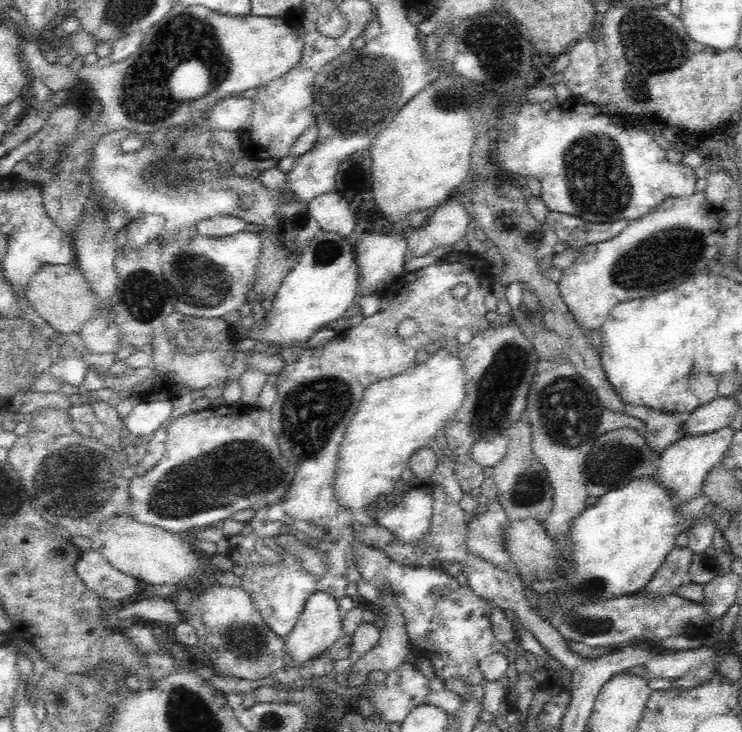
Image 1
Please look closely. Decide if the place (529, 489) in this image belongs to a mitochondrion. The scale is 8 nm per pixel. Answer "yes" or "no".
yes

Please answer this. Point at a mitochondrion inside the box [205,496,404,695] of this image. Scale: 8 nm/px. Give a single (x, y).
(250, 644)

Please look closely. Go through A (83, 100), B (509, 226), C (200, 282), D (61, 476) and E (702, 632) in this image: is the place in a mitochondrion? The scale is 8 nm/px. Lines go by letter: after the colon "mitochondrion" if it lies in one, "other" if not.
A: other
B: other
C: mitochondrion
D: mitochondrion
E: other

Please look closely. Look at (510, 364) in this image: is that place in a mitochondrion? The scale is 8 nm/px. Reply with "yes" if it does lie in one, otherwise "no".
yes

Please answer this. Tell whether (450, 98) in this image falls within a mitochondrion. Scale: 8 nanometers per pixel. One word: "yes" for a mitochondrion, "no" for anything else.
yes

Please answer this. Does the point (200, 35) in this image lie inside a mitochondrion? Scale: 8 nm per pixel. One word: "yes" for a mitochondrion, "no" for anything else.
yes

